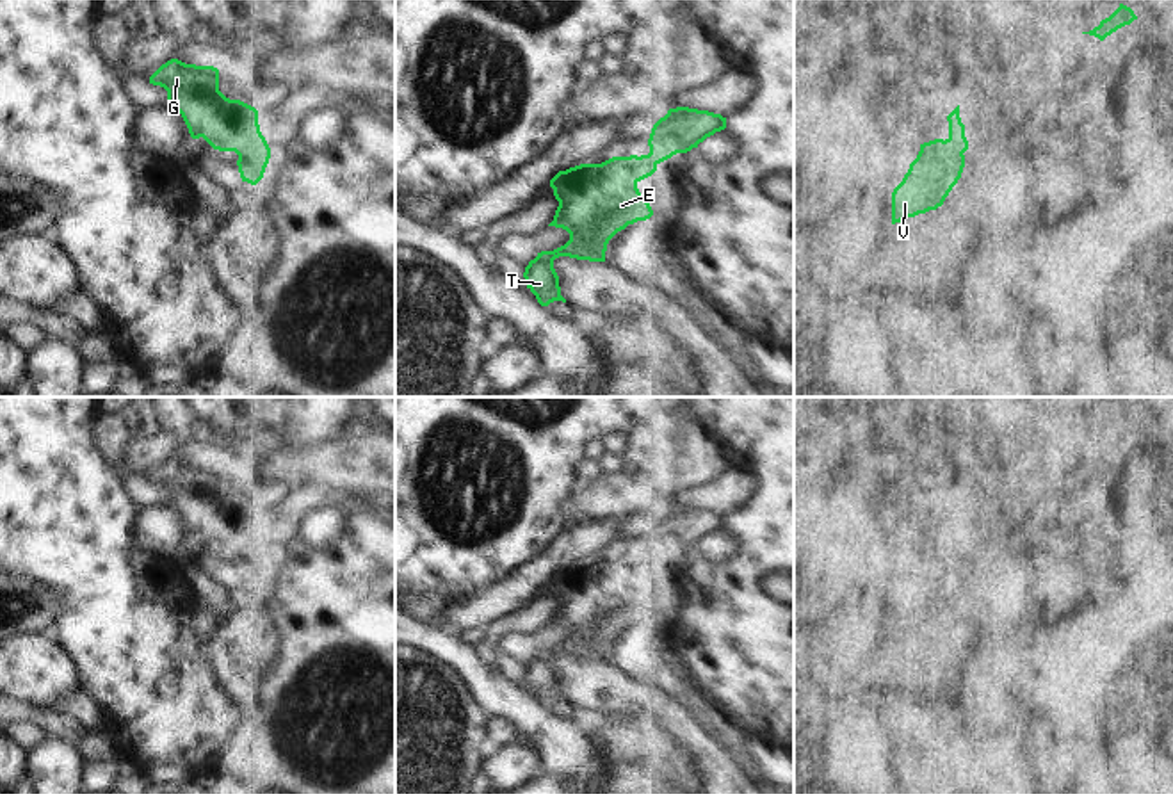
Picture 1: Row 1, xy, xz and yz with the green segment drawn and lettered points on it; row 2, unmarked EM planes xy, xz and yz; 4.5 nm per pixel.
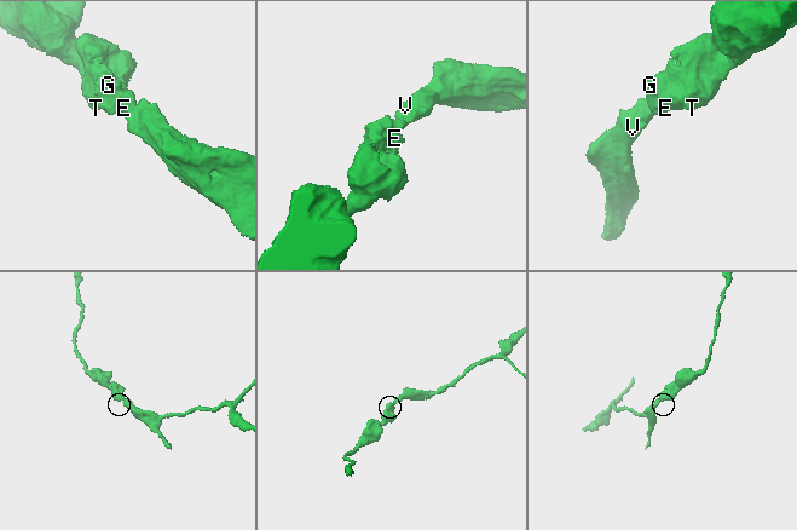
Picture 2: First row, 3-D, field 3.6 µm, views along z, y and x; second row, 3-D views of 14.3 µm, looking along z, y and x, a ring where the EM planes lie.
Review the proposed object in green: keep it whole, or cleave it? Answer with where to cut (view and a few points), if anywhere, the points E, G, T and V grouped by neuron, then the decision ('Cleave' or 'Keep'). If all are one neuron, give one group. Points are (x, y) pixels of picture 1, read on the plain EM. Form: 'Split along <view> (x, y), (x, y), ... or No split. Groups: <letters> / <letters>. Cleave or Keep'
No split. Groups: E G T V. Keep.

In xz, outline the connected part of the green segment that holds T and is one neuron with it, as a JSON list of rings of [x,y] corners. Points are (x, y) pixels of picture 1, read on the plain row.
[[[689,506],[669,507],[651,527],[648,554],[612,555],[602,563],[559,570],[550,579],[559,605],[548,625],[566,628],[570,639],[554,650],[538,652],[525,666],[525,684],[538,701],[566,701],[554,668],[555,657],[605,660],[607,643],[618,630],[653,614],[637,582],[651,575],[660,561],[698,547],[724,527],[726,516],[721,513]]]

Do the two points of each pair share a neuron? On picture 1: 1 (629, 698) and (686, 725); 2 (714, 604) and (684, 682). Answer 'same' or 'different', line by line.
1: same
2: different

